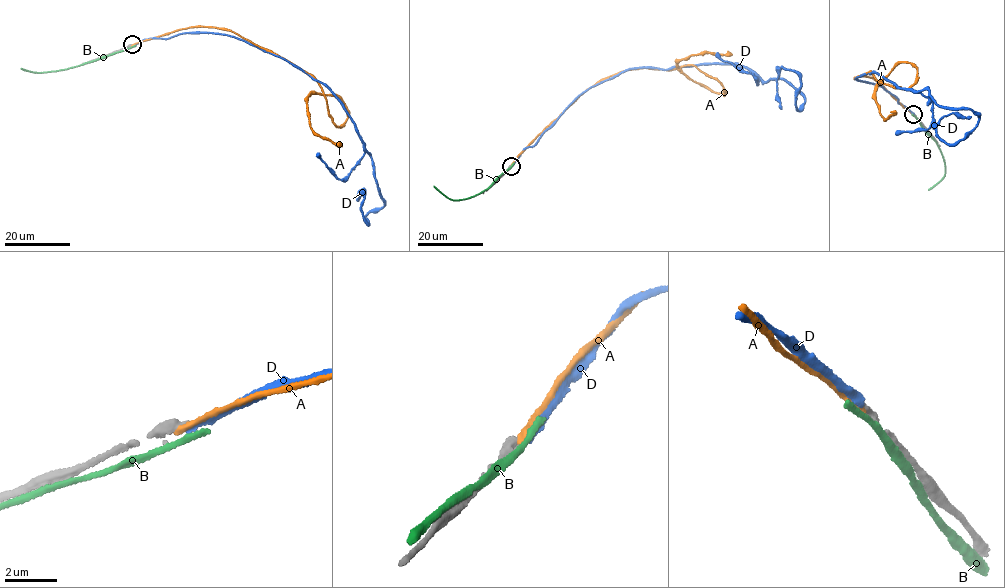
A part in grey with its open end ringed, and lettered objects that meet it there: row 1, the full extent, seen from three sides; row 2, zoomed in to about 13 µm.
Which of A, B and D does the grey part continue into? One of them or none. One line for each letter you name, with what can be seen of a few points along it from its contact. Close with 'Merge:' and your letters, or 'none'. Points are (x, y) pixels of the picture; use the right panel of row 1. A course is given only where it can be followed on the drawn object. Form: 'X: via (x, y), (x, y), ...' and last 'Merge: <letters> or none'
Merge: none

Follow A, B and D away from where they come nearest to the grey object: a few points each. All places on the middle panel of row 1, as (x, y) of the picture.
A: (511, 166), (609, 76), (688, 64), (721, 83), (723, 95), (677, 63), (732, 54)
B: (510, 166), (486, 189), (466, 198), (448, 198), (434, 185)
D: (511, 165), (627, 69), (735, 64), (786, 81), (798, 109), (781, 68), (781, 109)

